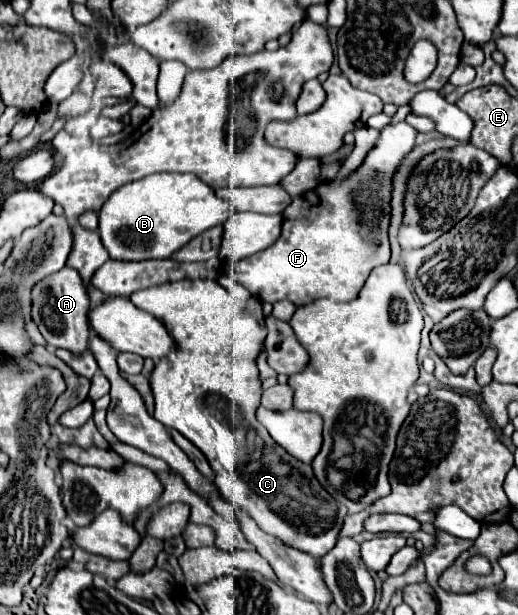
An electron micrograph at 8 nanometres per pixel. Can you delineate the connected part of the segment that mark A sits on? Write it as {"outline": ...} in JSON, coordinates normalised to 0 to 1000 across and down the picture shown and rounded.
{"outline":[[[122,433],[114,442],[87,449],[75,455],[60,472],[60,517],[71,527],[75,540],[83,543],[87,556],[102,566],[129,566],[145,576],[156,576],[168,566],[172,550],[172,478],[164,475],[168,465],[145,436]]]}

